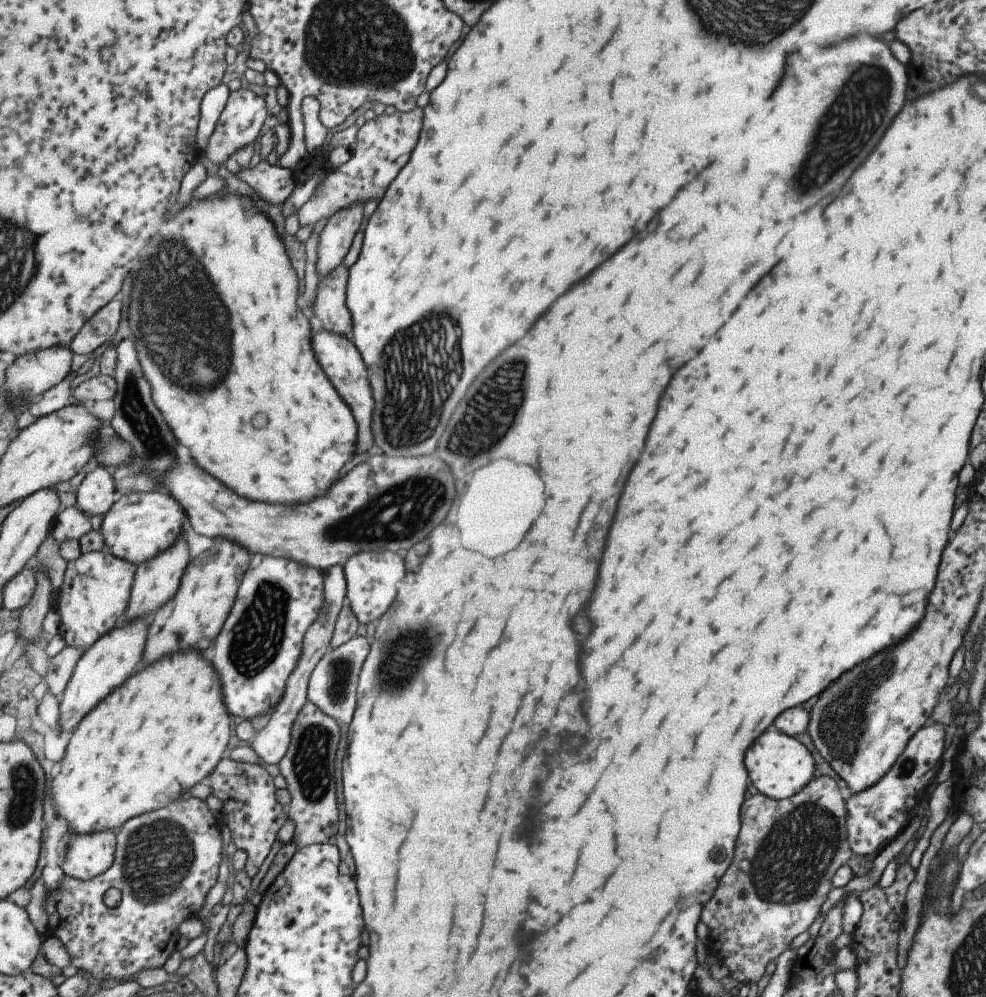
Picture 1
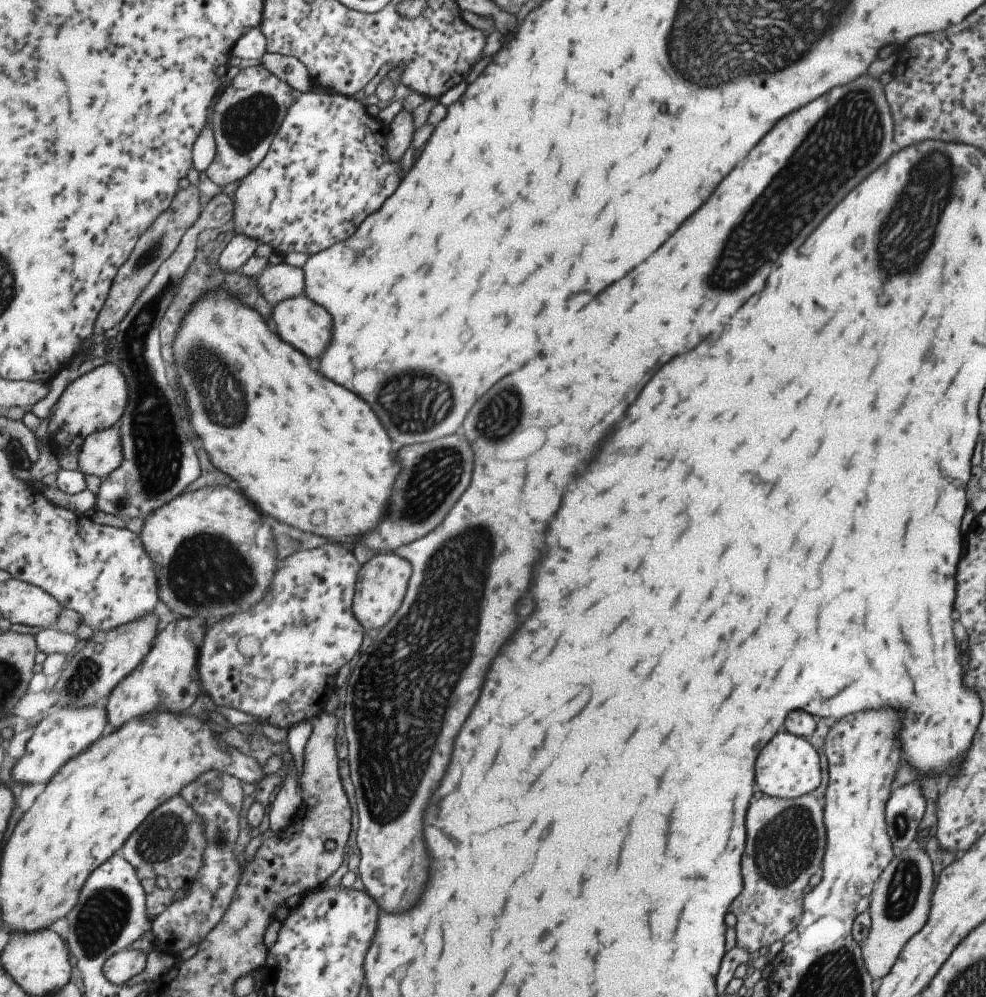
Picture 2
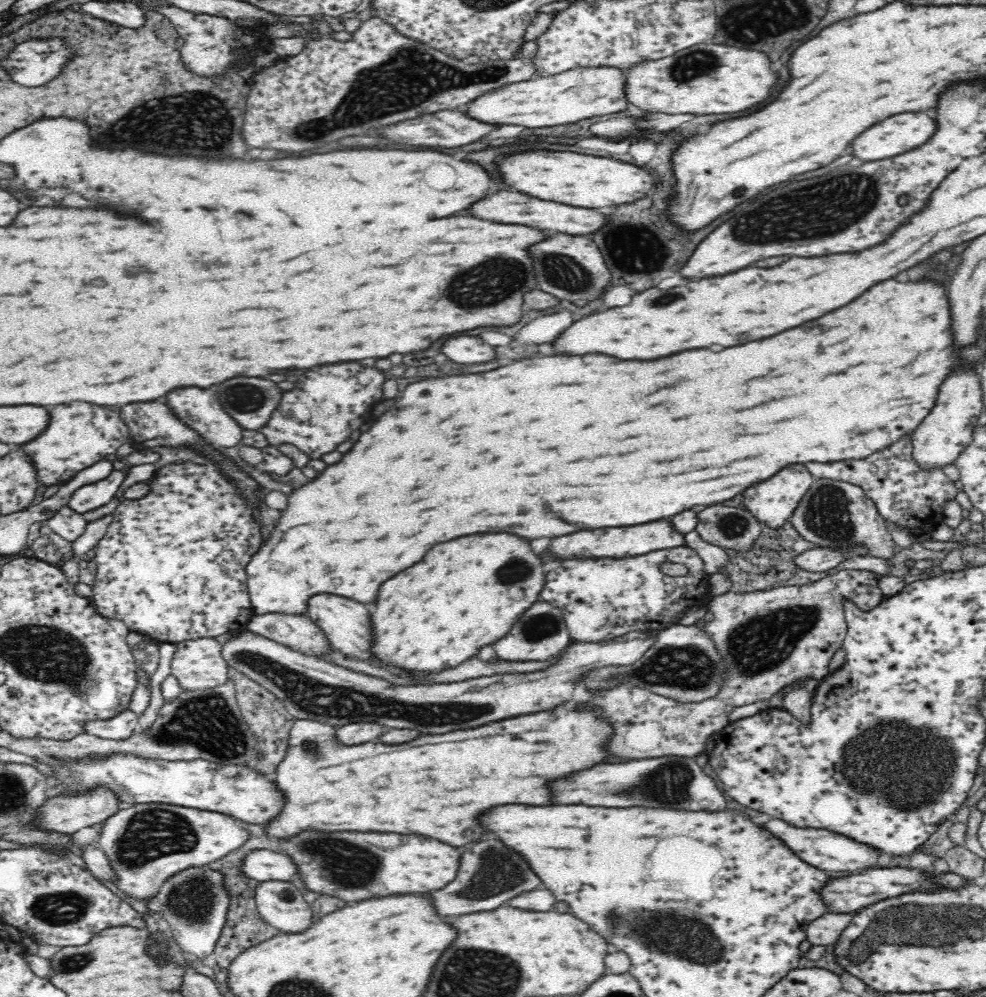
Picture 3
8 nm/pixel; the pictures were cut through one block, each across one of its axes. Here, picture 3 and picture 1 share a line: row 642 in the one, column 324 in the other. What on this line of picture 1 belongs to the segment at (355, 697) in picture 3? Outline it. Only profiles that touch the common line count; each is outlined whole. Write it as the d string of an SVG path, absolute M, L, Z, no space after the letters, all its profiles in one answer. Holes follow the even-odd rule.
M357 204L349 210L341 210L327 220L323 232L319 234L317 246L319 280L329 278L337 268L343 266L343 260L351 252L357 234L367 224L367 218L363 218L363 206L365 204ZM333 566L325 572L325 604L321 608L321 614L317 618L317 622L313 622L313 626L309 628L305 642L303 642L303 654L301 654L301 662L297 662L293 674L289 676L289 686L285 692L285 698L281 698L281 702L277 704L277 710L273 712L271 722L267 724L265 730L261 730L255 738L255 742L251 744L253 750L261 756L261 760L265 764L281 764L281 760L287 756L291 742L293 742L293 726L295 720L299 718L301 710L309 704L309 684L311 684L311 676L317 668L317 664L323 660L323 656L333 648L333 636L335 636L335 628L337 628L337 620L341 616L343 606L347 604L349 598L349 586L347 586L347 576L345 576L345 568L343 566Z

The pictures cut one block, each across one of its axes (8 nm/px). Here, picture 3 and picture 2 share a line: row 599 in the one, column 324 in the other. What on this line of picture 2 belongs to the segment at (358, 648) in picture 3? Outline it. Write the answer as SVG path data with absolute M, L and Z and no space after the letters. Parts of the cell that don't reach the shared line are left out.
M305 294L297 296L297 298L289 298L285 302L279 302L273 308L271 318L273 318L281 338L285 338L285 342L289 342L291 346L297 346L297 350L301 350L309 358L319 358L325 352L325 348L329 346L331 332L333 332L333 318L323 306L315 304Z

